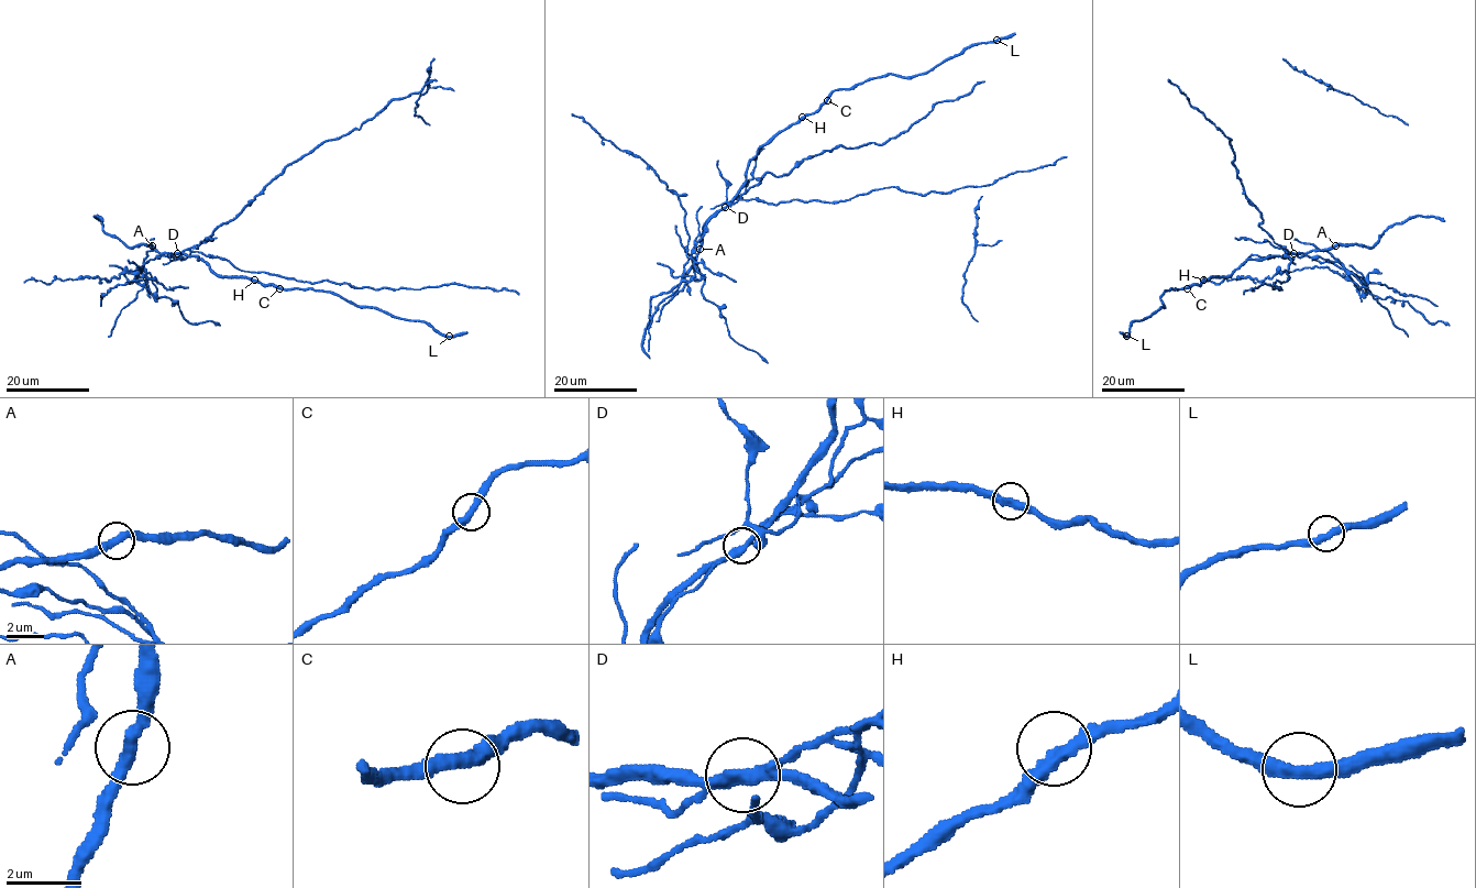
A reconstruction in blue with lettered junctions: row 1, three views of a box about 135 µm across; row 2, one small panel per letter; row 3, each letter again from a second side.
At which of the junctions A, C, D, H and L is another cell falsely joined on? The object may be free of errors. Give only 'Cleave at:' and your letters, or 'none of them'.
Cleave at: D

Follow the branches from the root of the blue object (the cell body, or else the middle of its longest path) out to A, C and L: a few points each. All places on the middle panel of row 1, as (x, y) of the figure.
A: (797, 164), (788, 174), (767, 173), (757, 184), (717, 210), (704, 226), (700, 249)
C: (797, 164), (788, 174), (767, 173), (731, 201), (757, 151), (827, 100)
L: (797, 164), (788, 174), (767, 173), (731, 201), (757, 151), (834, 90), (889, 74), (925, 74), (997, 40)

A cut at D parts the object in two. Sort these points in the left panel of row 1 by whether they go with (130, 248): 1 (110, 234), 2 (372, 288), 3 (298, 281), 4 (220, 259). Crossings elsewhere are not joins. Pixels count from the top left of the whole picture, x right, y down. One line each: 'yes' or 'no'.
1: yes
2: no
3: no
4: no

